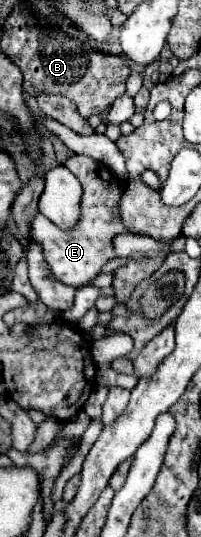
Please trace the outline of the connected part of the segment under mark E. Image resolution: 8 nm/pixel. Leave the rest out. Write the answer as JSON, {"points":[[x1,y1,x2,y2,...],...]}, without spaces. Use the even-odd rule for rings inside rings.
{"points":[[72,155,66,161,66,167,80,179,84,195,80,203,80,223,72,227,72,231,64,231,56,227,52,221,48,221,44,215,36,213,30,219,30,241,38,243,42,247,42,255,52,271,52,275,66,285,80,287,94,279,102,265,114,257,112,251,112,237,116,233,126,233,126,227,122,221,118,221,112,215,112,205,120,201,122,185,118,179,112,179,112,173,106,169,96,169,96,161,86,155]]}

